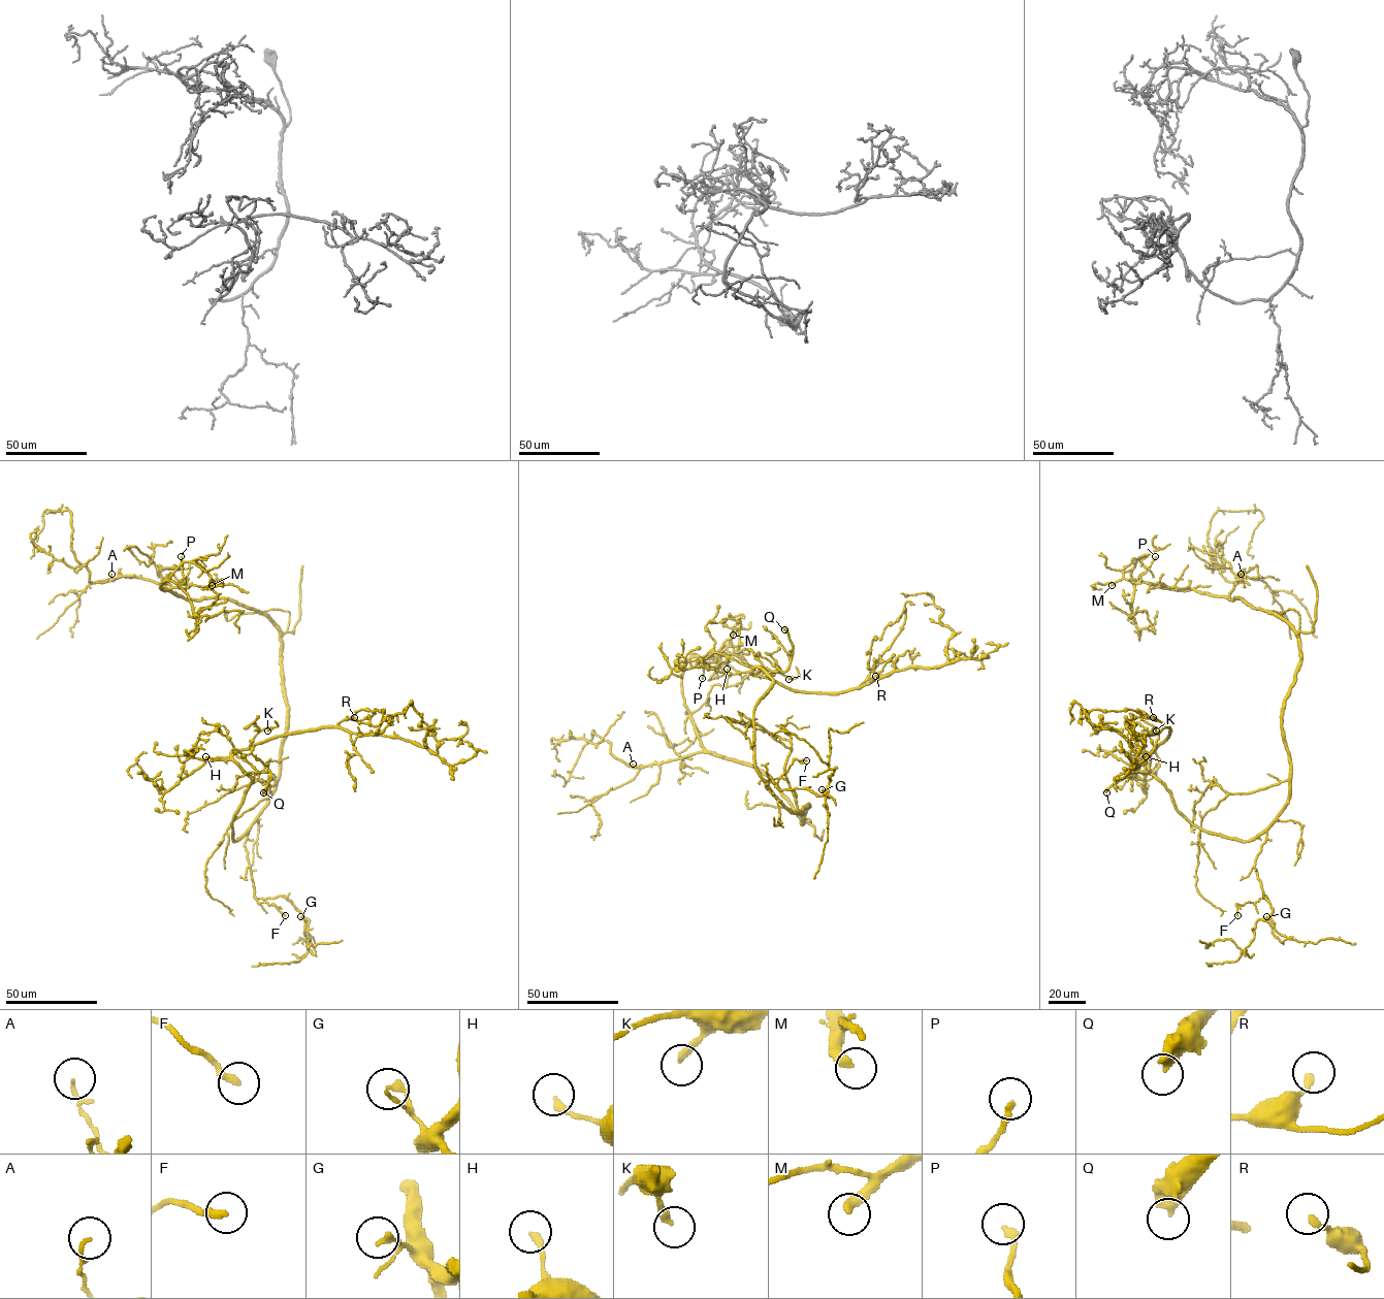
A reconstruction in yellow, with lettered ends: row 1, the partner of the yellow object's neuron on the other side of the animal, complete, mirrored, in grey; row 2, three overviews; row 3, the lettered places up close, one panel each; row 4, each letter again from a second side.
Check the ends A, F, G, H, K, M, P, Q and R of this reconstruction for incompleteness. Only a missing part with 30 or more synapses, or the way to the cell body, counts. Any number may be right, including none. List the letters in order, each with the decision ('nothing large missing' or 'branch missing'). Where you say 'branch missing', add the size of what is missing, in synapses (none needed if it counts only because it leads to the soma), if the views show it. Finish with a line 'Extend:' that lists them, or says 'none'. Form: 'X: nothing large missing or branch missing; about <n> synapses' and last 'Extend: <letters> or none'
A: nothing large missing
F: nothing large missing
G: nothing large missing
H: nothing large missing
K: nothing large missing
M: branch missing; about 60 synapses
P: nothing large missing
Q: branch missing; about 250 synapses
R: nothing large missing
Extend: M, Q

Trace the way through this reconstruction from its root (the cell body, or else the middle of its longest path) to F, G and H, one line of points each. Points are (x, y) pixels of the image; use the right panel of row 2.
F: (1290, 782), (1287, 804), (1267, 831), (1266, 839), (1255, 861), (1263, 897), (1255, 903), (1236, 905), (1237, 915)
G: (1290, 782), (1287, 804), (1267, 831), (1266, 839), (1255, 861), (1262, 896), (1273, 909), (1266, 916)
H: (1290, 782), (1287, 804), (1277, 818), (1251, 839), (1236, 840), (1191, 824), (1145, 767), (1151, 758), (1146, 756)

